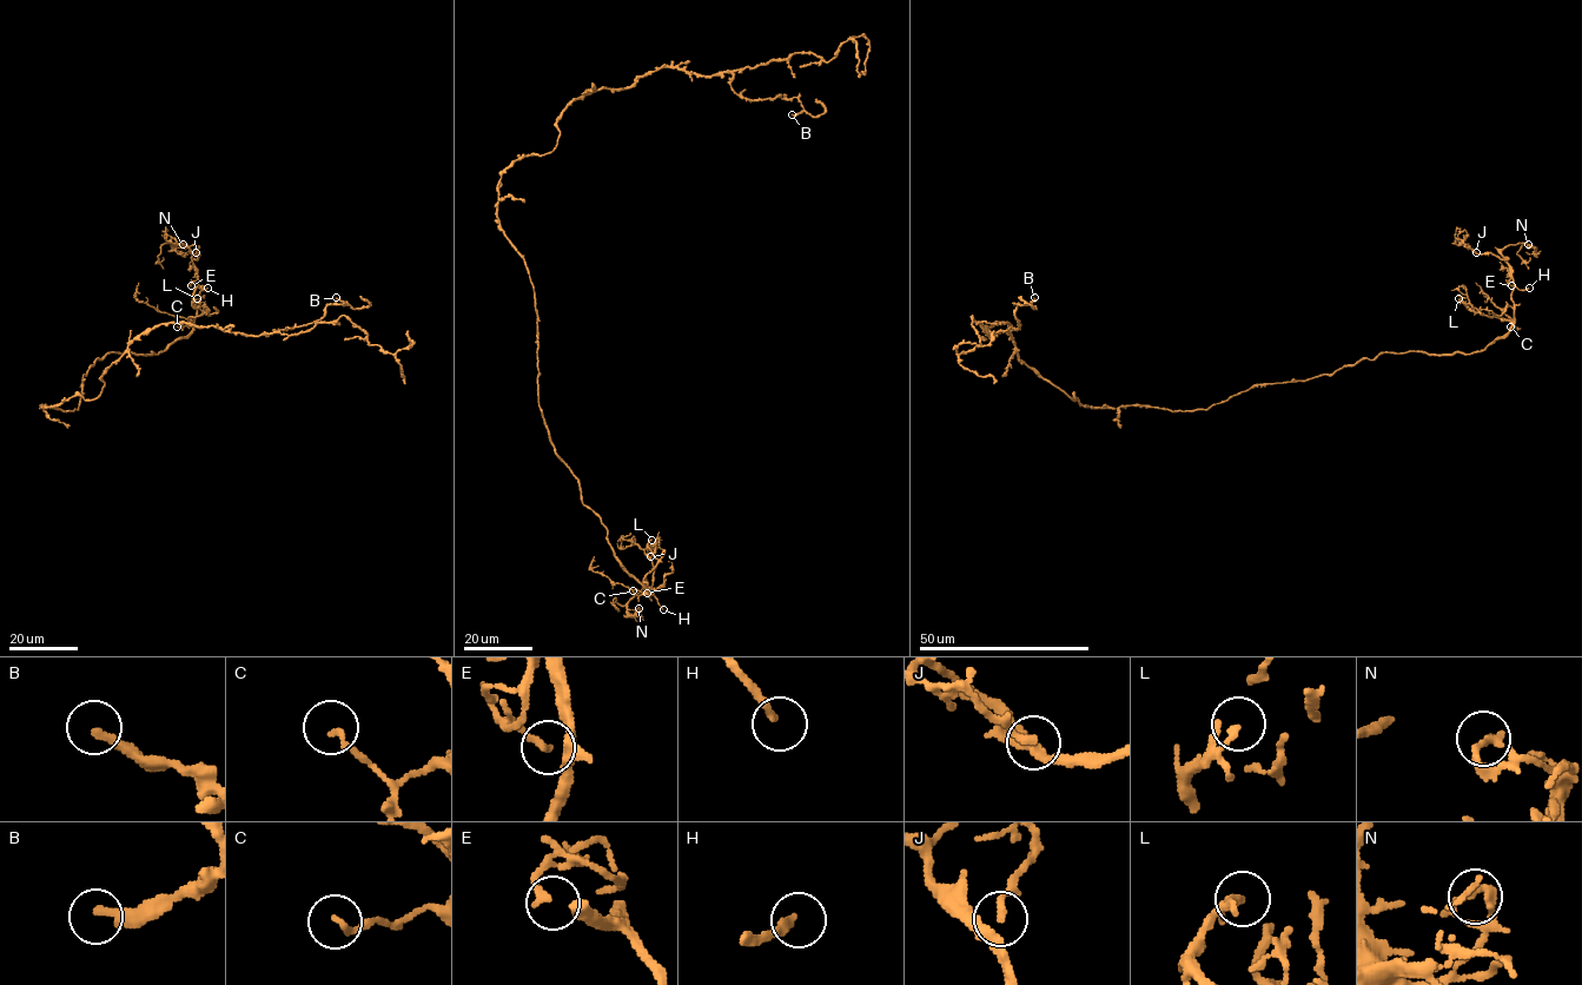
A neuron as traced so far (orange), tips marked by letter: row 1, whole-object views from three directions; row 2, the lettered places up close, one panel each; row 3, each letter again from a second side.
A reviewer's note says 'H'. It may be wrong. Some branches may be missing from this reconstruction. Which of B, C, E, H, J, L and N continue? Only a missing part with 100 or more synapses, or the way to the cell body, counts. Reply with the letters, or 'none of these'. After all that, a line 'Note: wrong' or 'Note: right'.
H
Note: right

